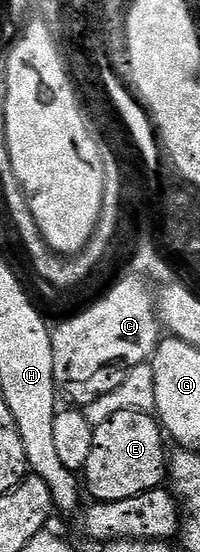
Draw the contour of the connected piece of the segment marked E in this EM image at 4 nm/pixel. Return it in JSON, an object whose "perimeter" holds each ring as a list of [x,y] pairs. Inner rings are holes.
{"perimeter":[[[121,410],[114,418],[95,425],[92,429],[94,442],[90,446],[90,458],[82,473],[86,492],[96,502],[118,502],[146,494],[146,490],[161,487],[166,480],[165,433],[162,425],[151,412]]]}

